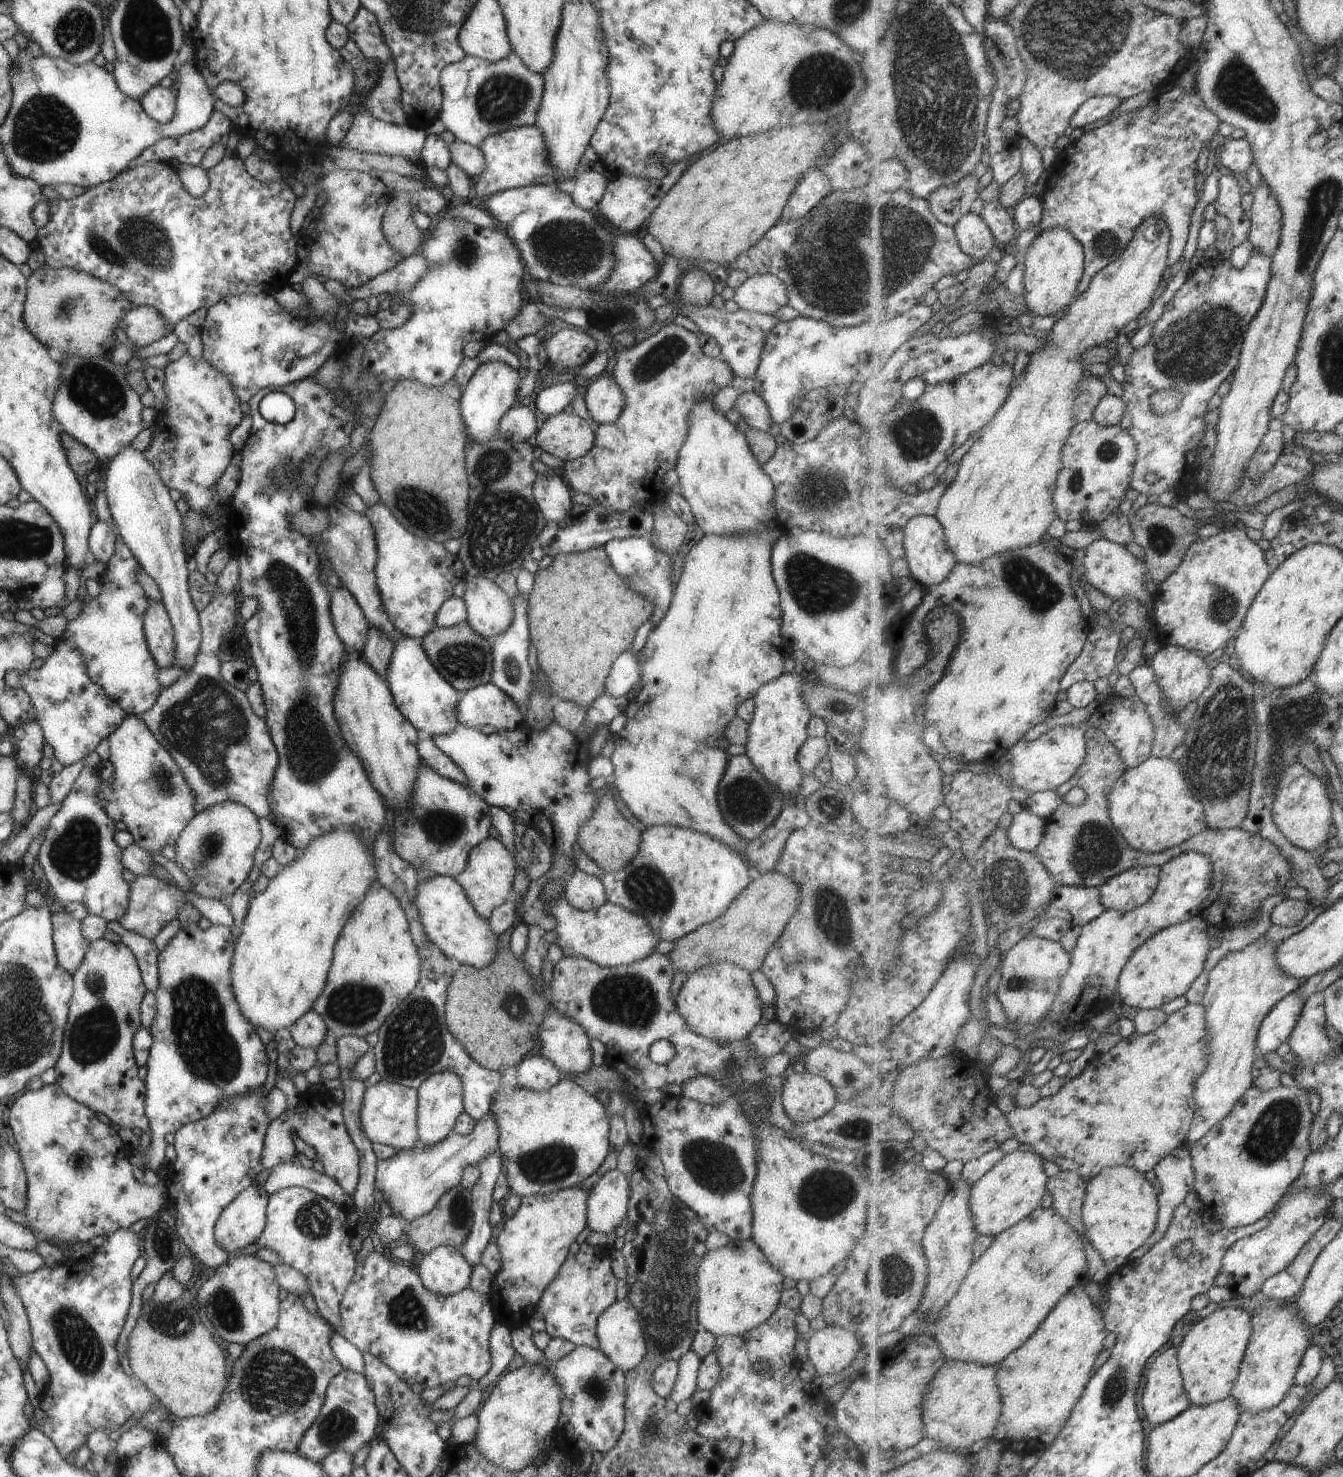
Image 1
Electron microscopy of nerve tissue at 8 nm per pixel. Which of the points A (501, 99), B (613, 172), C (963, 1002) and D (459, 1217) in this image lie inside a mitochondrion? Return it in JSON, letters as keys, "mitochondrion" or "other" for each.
{"A":"mitochondrion","B":"other","C":"other","D":"mitochondrion"}

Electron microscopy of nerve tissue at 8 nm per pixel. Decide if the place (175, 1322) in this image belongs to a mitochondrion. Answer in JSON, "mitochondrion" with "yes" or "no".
{"mitochondrion":"yes"}

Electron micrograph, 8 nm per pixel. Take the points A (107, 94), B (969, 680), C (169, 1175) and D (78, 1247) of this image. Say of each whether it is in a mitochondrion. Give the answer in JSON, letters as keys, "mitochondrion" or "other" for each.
{"A":"other","B":"other","C":"other","D":"other"}

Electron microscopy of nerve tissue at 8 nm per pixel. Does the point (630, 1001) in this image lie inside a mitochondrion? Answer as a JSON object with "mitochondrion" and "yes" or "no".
{"mitochondrion":"yes"}

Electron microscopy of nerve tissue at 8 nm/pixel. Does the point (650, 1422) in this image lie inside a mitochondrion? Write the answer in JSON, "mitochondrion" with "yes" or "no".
{"mitochondrion":"yes"}

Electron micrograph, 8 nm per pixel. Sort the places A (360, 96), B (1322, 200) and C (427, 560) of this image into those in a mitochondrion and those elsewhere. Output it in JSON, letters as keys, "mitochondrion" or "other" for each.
{"A":"other","B":"mitochondrion","C":"other"}

